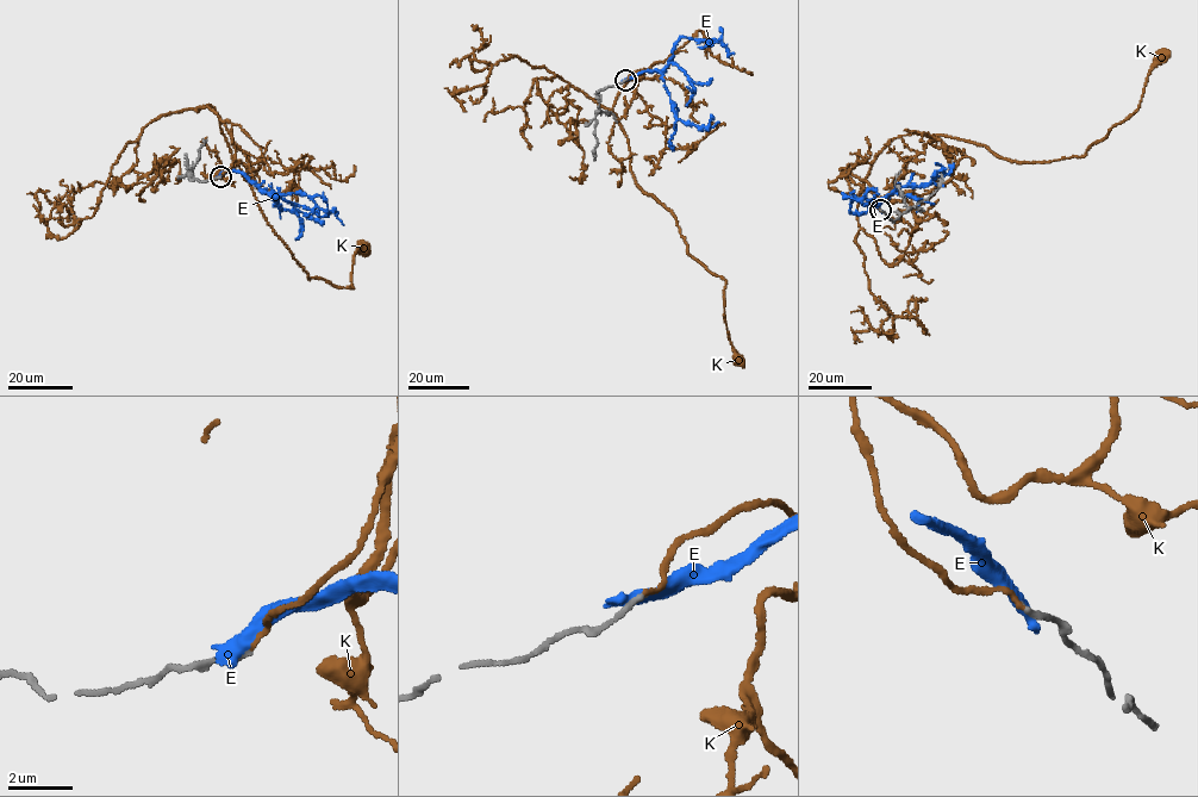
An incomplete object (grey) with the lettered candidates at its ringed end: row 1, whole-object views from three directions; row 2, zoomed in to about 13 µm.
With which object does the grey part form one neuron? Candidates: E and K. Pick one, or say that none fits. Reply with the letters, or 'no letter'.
K

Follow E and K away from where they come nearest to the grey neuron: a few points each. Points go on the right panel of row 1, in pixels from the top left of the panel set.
E: (881, 211), (869, 200), (878, 204), (868, 211), (850, 212), (850, 198), (860, 200), (872, 188), (879, 194)
K: (880, 210), (843, 172), (873, 161), (893, 138), (944, 135), (1029, 163), (1081, 156), (1136, 110), (1159, 56)

